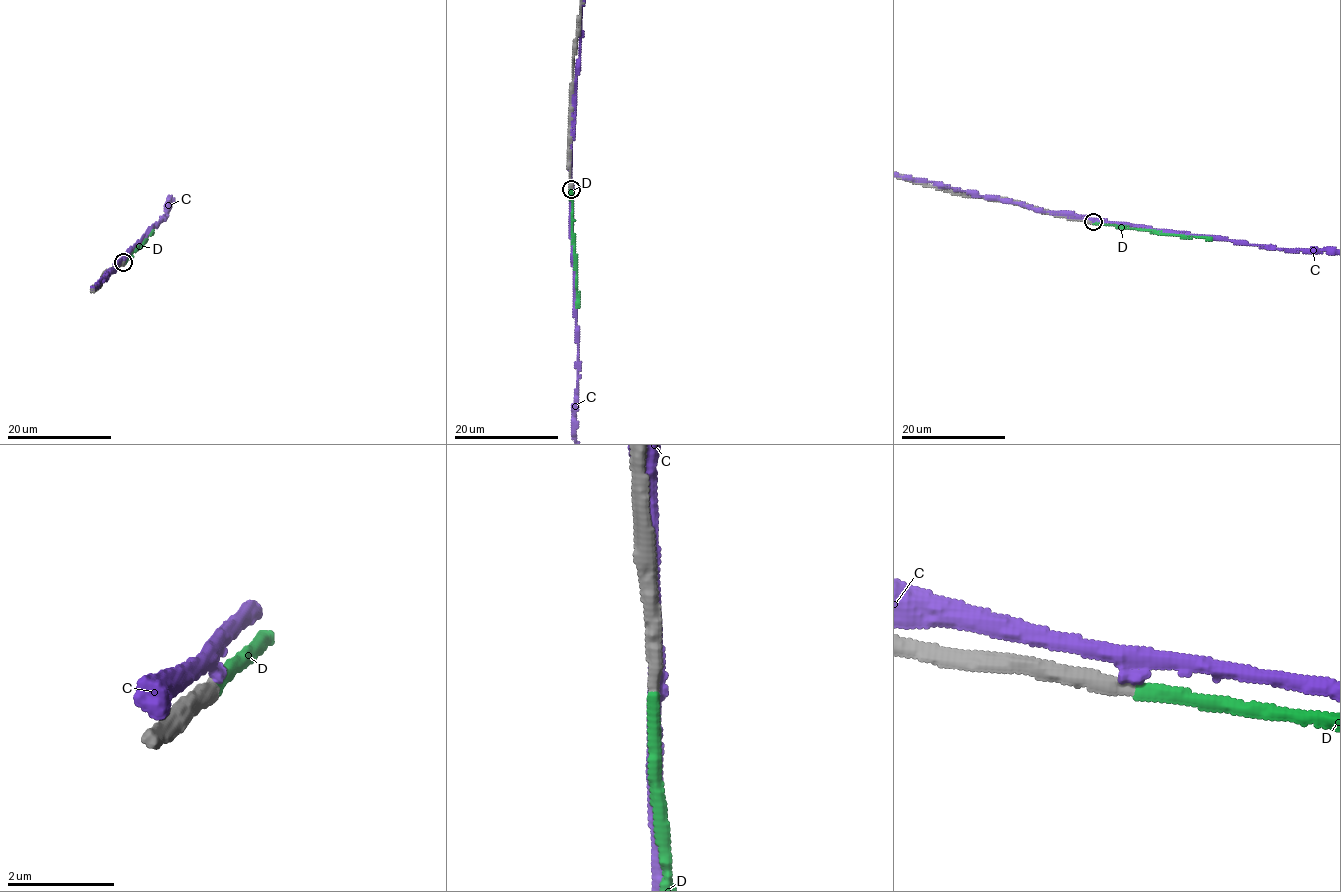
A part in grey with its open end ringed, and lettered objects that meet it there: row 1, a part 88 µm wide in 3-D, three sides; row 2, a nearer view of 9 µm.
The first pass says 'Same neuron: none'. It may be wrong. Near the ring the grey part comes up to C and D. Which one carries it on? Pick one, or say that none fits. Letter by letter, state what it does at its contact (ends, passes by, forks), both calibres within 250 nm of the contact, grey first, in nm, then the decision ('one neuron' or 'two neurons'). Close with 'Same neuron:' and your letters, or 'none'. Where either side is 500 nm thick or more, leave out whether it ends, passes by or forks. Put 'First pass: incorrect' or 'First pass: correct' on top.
First pass: incorrect
C: it passes by; 320 nm thick on the grey side, 300 nm on the other; two neurons
D: it ends there; 280 nm thick on the grey side, 240 nm on the other; one neuron
Same neuron: D

